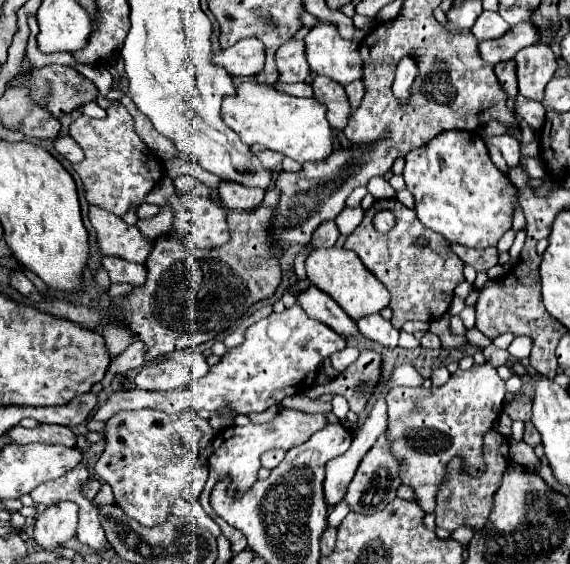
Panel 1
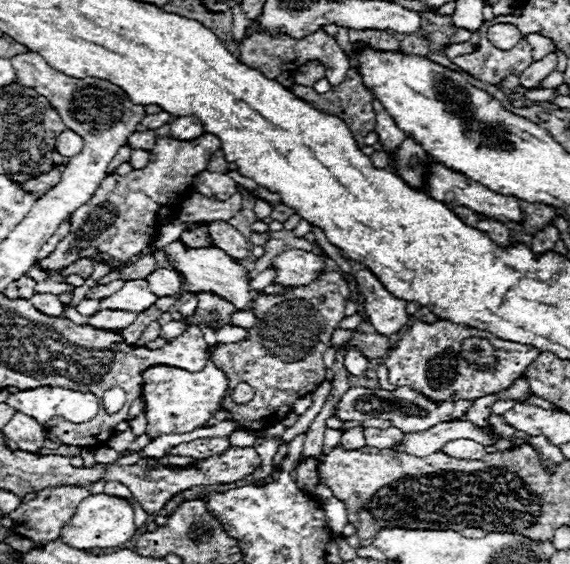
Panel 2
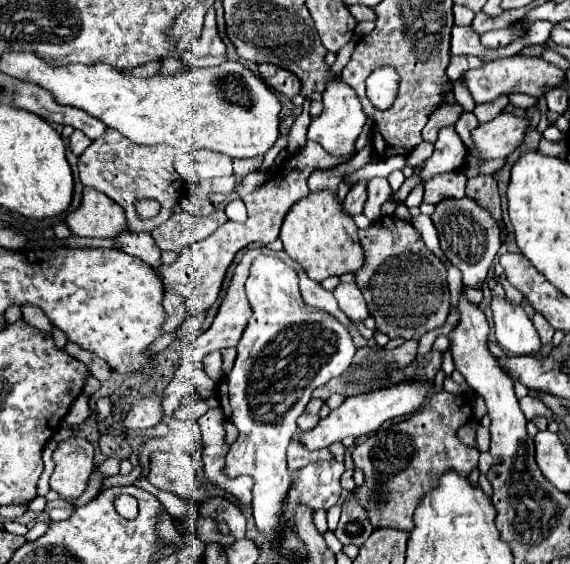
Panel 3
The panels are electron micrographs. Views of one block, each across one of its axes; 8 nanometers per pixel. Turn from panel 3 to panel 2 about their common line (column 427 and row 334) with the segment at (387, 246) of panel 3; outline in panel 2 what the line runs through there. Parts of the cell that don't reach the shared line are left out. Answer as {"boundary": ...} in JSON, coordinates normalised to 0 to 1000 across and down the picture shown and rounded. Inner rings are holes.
{"boundary":[[[565,482],[558,493],[540,504],[526,507],[516,514],[505,514],[491,525],[481,521],[453,521],[442,532],[442,553],[453,564],[449,578],[432,585],[435,599],[421,606],[404,606],[404,610],[382,610],[382,617],[372,624],[372,638],[379,652],[393,660],[400,670],[400,702],[389,716],[389,727],[400,730],[400,745],[411,745],[421,762],[439,762],[439,766],[456,766],[467,755],[477,755],[491,745],[502,741],[505,730],[512,730],[512,713],[551,695],[565,677],[568,677],[568,660],[572,649],[565,642],[565,628],[572,617],[582,613],[582,592],[593,582],[596,567],[604,564],[604,546],[607,535],[614,532],[614,511],[611,500],[600,486],[593,482]],[[418,677],[432,677],[446,688],[446,706],[435,716],[414,716],[407,713],[407,691]]]}

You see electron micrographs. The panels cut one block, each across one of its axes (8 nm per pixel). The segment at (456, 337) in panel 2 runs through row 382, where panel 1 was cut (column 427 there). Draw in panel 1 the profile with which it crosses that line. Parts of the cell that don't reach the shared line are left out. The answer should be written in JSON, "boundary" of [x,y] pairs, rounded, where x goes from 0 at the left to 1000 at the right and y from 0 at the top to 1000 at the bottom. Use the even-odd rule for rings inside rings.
{"boundary":[[[860,642],[832,645],[825,656],[804,656],[789,667],[789,674],[772,688],[688,688],[677,702],[681,713],[681,777],[688,780],[688,805],[705,816],[705,837],[702,848],[709,858],[723,862],[730,872],[730,887],[744,908],[761,908],[765,901],[765,876],[768,862],[779,855],[786,819],[796,809],[811,812],[811,833],[825,844],[842,844],[853,830],[853,819],[846,812],[846,787],[849,770],[867,759],[870,741],[884,727],[888,709],[888,684],[884,674],[874,667],[870,652]]]}

